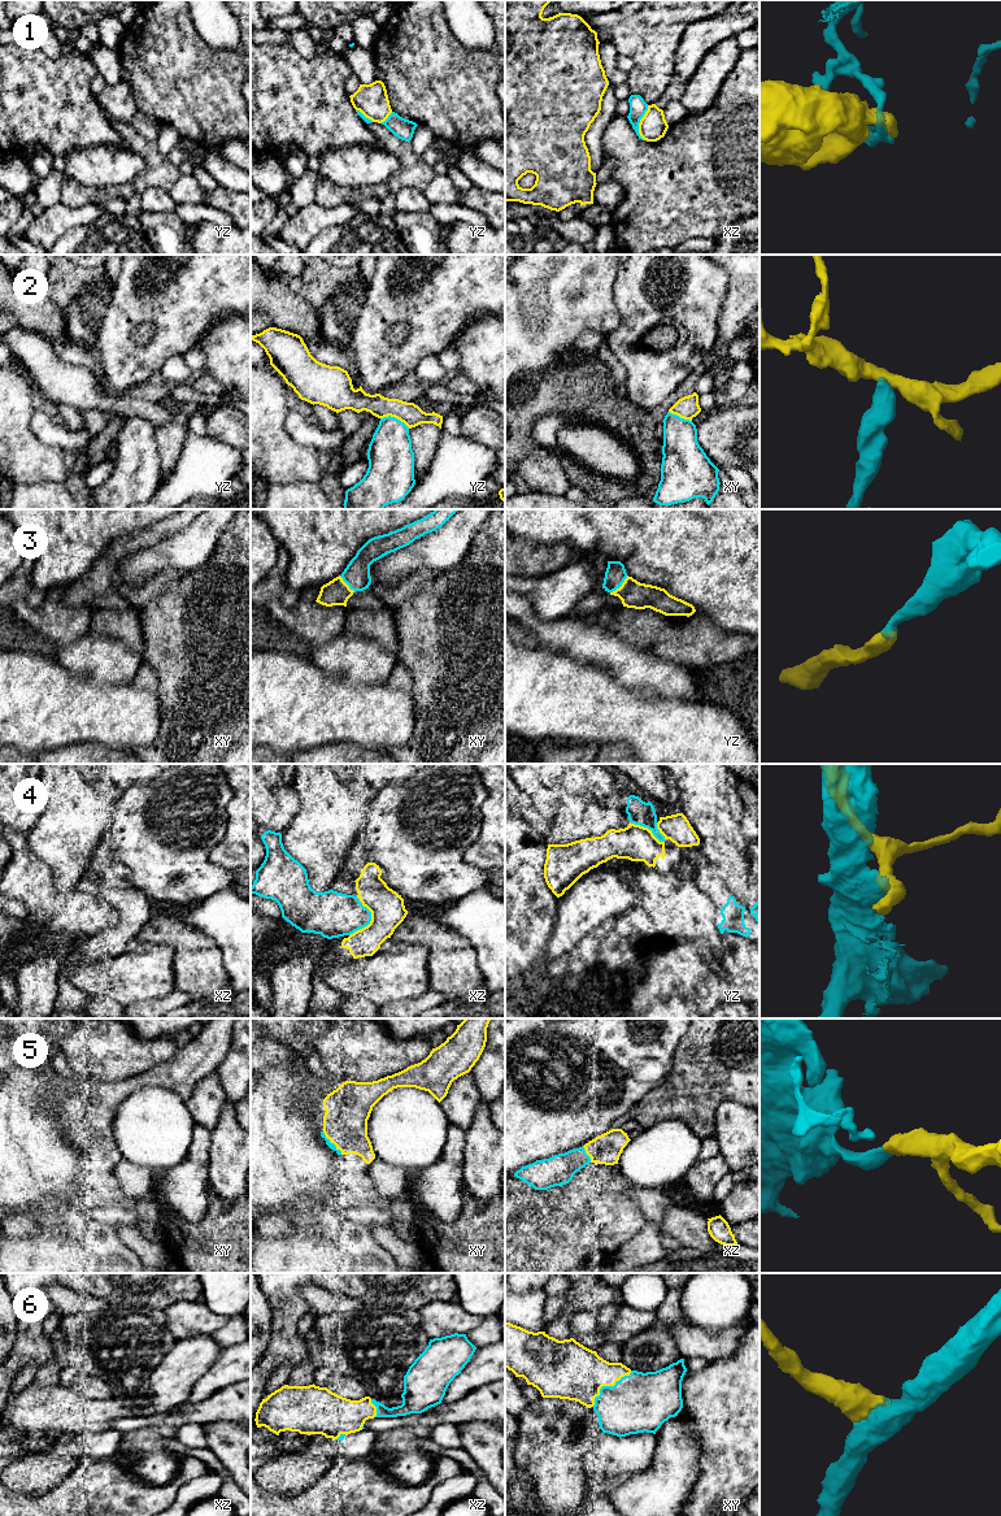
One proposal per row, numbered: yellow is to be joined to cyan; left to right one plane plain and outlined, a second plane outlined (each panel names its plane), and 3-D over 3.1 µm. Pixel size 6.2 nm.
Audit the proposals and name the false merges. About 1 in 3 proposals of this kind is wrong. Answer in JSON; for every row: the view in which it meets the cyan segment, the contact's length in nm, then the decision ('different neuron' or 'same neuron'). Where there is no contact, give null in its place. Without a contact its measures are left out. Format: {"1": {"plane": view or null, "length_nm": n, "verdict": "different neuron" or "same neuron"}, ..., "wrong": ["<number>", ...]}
{"1": {"plane": "xz", "length_nm": 220, "verdict": "different neuron"}, "2": {"plane": "yz", "length_nm": 200, "verdict": "different neuron"}, "3": {"plane": "yz", "length_nm": 160, "verdict": "same neuron"}, "4": {"plane": "xz", "length_nm": 260, "verdict": "different neuron"}, "5": {"plane": "xy", "length_nm": 190, "verdict": "same neuron"}, "6": {"plane": "xy", "length_nm": 340, "verdict": "same neuron"}, "wrong": ["1", "2", "4"]}

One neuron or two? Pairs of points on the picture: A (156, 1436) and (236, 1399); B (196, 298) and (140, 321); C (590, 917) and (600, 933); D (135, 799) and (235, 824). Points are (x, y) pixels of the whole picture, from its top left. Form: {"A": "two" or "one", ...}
{"A": "one", "B": "one", "C": "two", "D": "two"}

